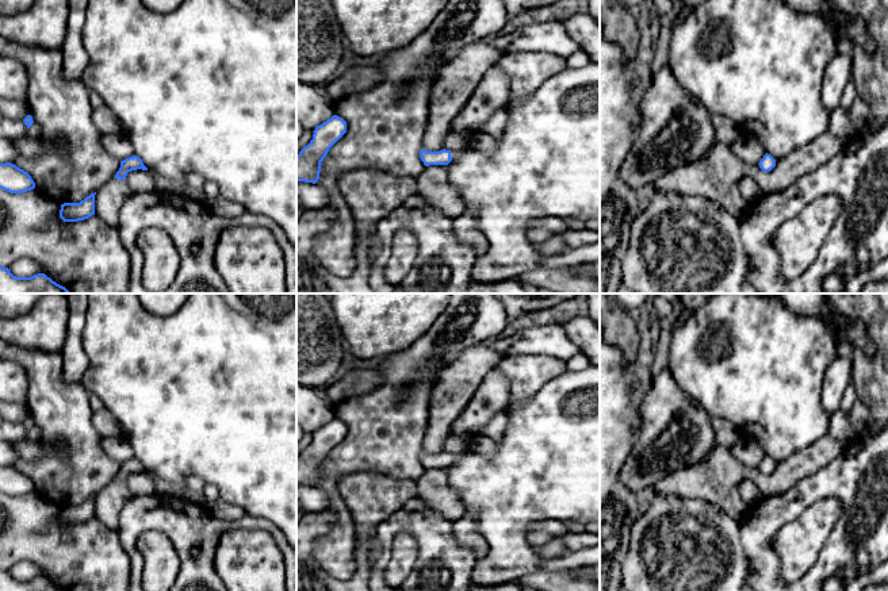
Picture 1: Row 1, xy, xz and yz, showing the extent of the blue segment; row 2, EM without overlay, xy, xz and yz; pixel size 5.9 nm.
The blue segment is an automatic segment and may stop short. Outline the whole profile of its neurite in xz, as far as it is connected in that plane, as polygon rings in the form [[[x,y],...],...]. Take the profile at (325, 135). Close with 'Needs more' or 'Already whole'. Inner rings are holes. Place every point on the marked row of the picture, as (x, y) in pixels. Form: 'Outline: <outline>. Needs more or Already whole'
Outline: [[[333,115],[313,133],[310,143],[296,156],[296,181],[315,184],[319,179],[321,162],[329,149],[347,133],[347,122]]]. Already whole

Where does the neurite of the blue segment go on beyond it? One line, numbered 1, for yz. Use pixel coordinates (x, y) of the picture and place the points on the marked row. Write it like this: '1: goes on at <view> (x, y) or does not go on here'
1: does not go on here

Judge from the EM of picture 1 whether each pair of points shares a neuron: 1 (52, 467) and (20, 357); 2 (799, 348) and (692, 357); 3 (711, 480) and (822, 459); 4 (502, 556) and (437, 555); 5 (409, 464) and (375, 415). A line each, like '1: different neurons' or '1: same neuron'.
1: same neuron
2: same neuron
3: same neuron
4: different neurons
5: same neuron

